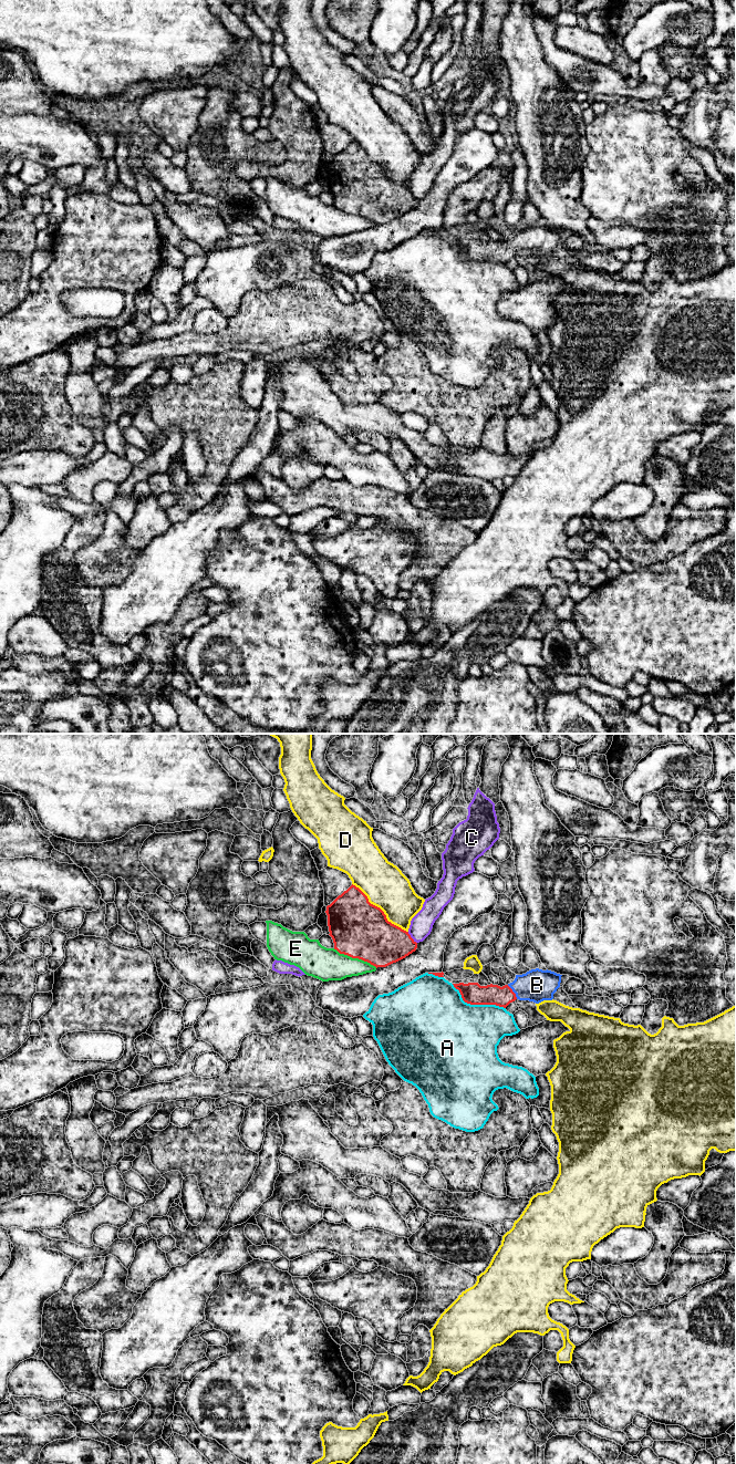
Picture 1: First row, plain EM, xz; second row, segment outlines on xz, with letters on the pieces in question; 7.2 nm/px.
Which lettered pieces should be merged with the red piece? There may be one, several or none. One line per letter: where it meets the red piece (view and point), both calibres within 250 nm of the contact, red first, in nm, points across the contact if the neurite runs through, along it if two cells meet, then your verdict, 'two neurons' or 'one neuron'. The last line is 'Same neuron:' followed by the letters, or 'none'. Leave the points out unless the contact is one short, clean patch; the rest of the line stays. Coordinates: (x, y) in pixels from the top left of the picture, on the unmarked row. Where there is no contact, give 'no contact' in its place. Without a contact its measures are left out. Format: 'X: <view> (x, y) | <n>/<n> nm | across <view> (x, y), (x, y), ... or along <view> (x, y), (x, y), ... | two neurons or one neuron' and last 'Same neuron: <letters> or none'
A: xz (476, 260) | 160/480 nm | two neurons
B: xz (512, 248) | 140/240 nm | across xz (491, 250), (512, 248), (537, 241) | one neuron
C: xz (411, 194) | 340/160 nm | two neurons
D: xz (381, 166) | 420/320 nm | two neurons
E: xz (355, 214) | 420/240 nm | two neurons
Same neuron: B

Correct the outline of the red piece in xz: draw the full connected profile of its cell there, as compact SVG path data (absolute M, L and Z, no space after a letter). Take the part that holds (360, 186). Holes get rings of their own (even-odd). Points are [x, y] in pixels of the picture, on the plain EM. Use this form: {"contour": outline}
{"contour": "M353 141L326 163L325 169L334 206L376 225L396 219L417 205L408 188L388 178Z"}

